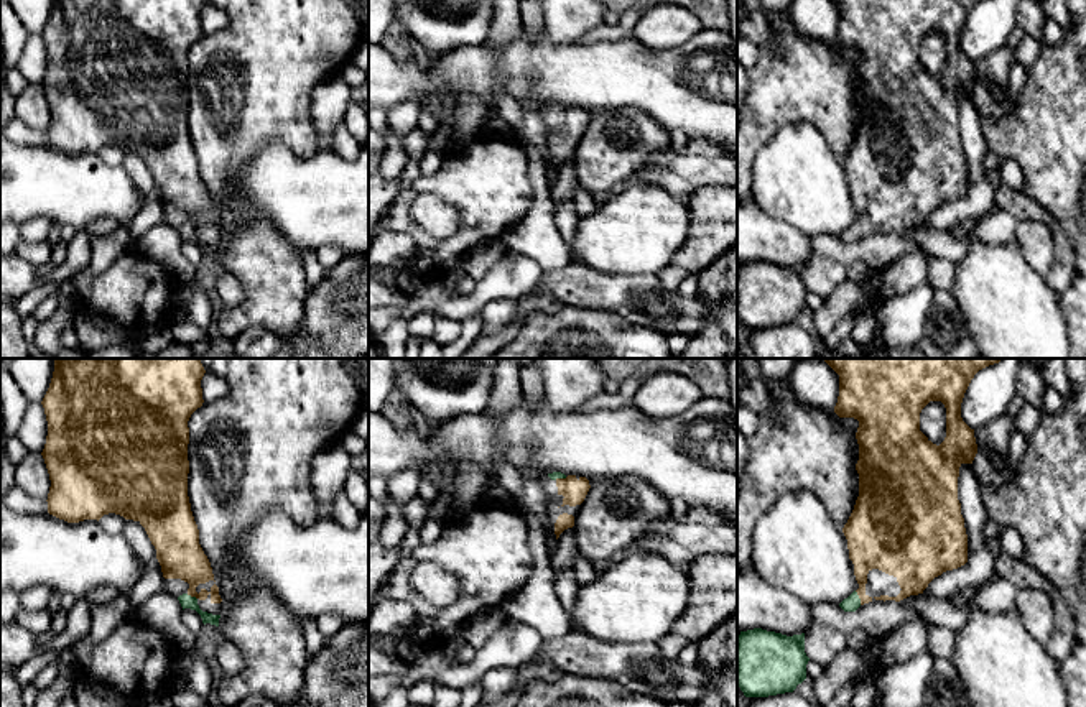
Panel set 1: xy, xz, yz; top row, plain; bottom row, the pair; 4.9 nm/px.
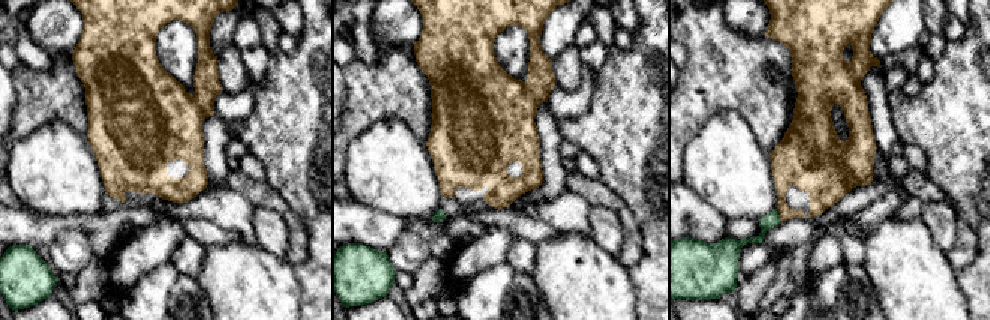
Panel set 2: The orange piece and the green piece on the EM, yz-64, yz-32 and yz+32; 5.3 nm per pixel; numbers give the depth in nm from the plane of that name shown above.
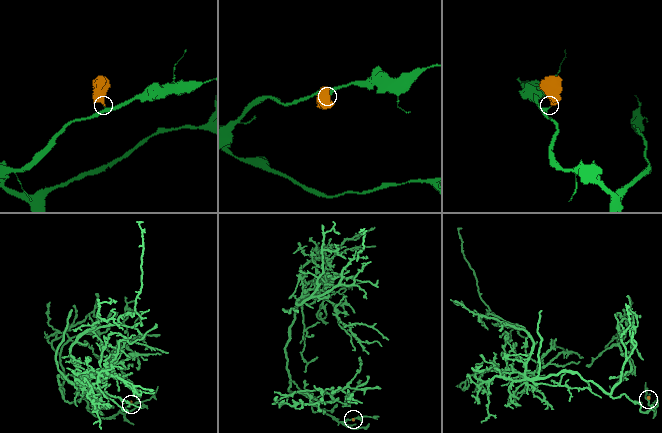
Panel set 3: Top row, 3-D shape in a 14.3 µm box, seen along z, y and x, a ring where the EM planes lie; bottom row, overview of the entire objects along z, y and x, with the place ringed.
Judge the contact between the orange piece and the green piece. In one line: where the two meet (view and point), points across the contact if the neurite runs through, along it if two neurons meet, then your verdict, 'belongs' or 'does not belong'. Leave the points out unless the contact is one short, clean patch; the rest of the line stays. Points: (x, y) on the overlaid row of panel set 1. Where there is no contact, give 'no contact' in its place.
contact yz (859, 597); way yz (869, 548), (861, 568), (859, 597), (853, 602); belongs

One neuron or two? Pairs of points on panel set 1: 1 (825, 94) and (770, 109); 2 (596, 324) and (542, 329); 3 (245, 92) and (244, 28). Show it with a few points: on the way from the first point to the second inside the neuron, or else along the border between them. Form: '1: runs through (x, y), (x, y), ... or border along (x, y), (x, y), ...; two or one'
1: runs through (812, 94), (784, 96); one
2: runs through (583, 324), (555, 329); one
3: runs through (245, 76), (245, 45); one

